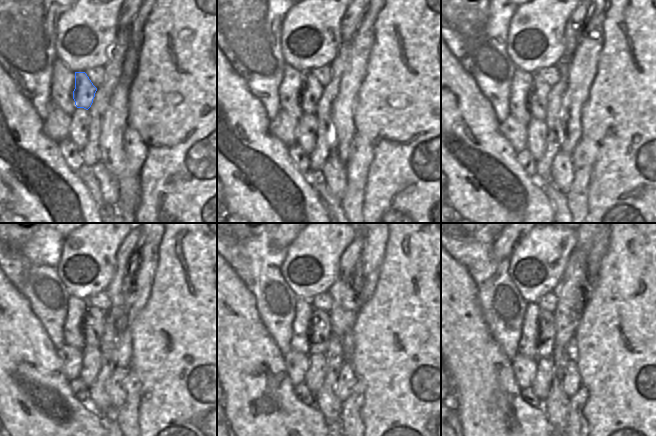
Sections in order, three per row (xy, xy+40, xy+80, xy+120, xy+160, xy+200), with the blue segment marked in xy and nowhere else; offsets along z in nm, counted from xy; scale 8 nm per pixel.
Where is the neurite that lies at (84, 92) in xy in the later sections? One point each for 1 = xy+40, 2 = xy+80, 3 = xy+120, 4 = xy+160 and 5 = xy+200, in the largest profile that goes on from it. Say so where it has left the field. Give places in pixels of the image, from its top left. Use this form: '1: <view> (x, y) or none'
1: xy+40 (312, 89)
2: xy+80 (538, 93)
3: xy+120 (94, 319)
4: xy+160 (320, 321)
5: xy+200 (546, 321)

